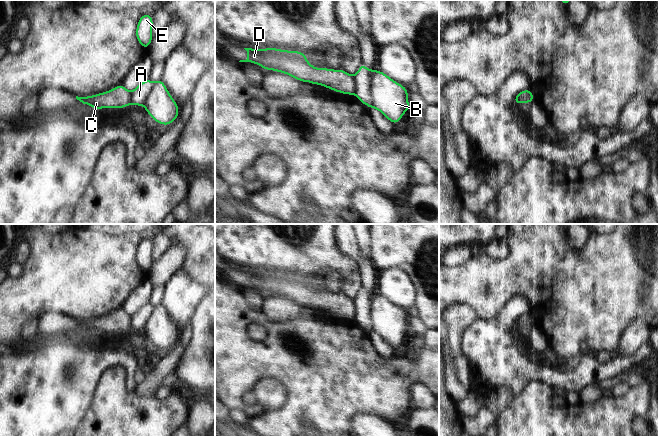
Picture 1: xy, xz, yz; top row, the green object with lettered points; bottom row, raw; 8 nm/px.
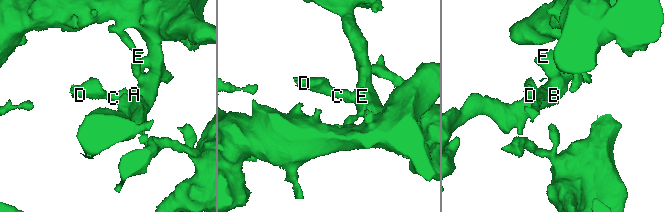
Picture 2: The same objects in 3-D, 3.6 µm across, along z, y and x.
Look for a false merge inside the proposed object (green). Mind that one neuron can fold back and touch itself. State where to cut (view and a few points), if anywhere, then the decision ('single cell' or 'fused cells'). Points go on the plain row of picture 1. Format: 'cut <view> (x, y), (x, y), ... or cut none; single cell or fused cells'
cut xz (352, 300), (354, 308), (353, 317); fused cells

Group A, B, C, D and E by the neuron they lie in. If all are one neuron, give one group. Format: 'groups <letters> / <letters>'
groups A B E / C D

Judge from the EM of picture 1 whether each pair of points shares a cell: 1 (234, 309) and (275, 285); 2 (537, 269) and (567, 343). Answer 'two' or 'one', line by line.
1: two
2: one

